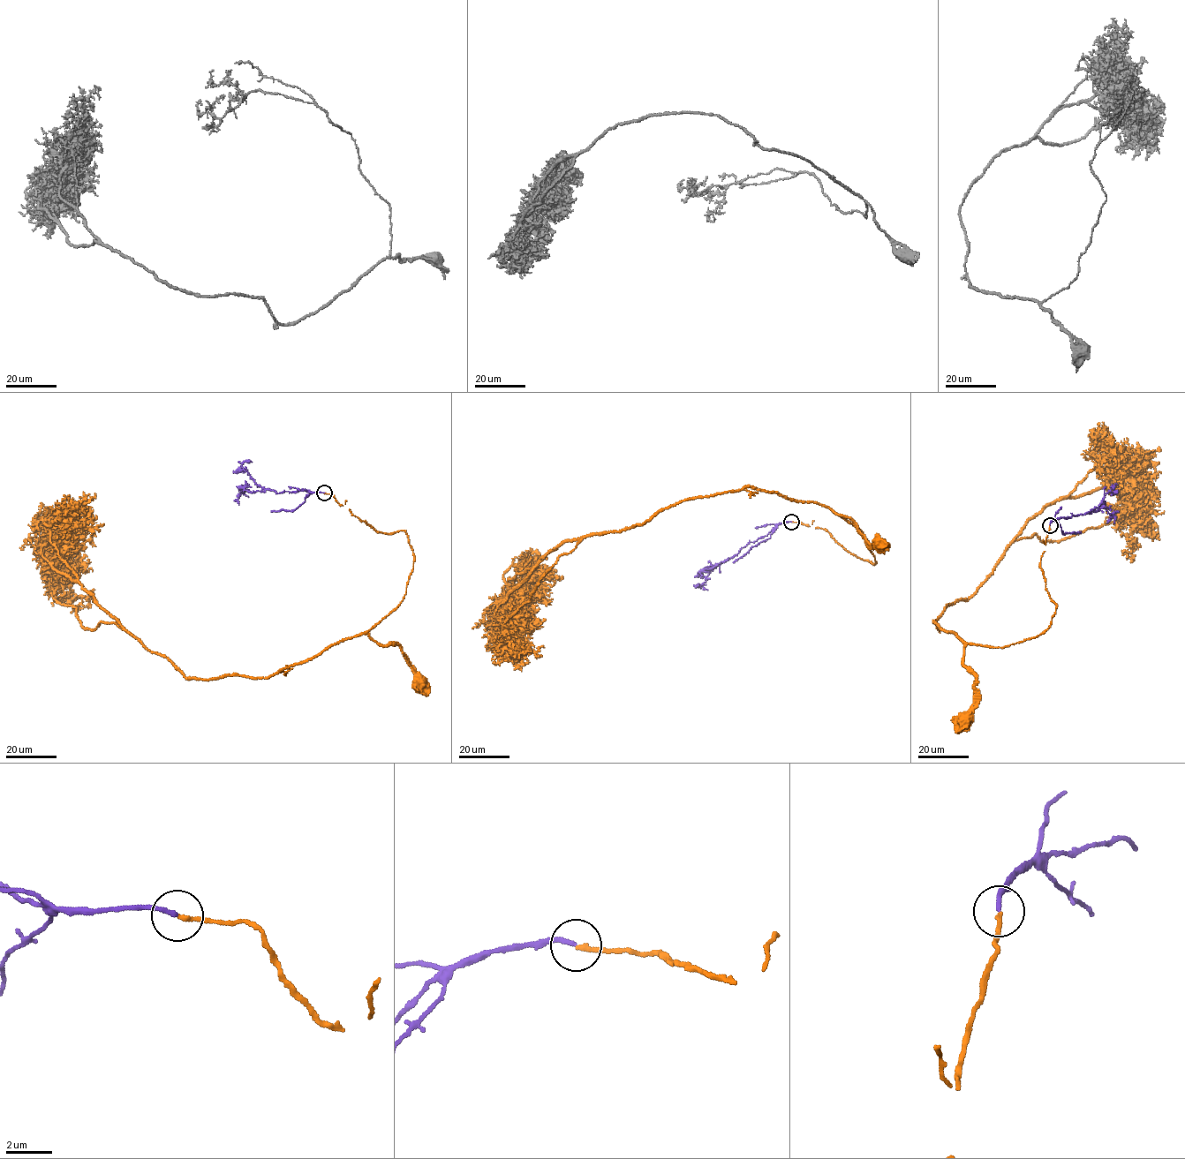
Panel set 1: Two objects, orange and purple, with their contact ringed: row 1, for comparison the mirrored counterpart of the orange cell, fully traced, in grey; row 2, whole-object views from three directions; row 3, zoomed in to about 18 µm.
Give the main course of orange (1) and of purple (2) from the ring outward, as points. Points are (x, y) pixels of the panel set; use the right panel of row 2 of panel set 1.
1: (1050, 524), (1039, 566), (1057, 605), (1050, 627), (1003, 647), (966, 644), (963, 664), (975, 676), (967, 718)
2: (1050, 524), (1052, 519), (1096, 511), (1101, 506), (1106, 507), (1110, 509), (1108, 513), (1113, 514), (1107, 523)

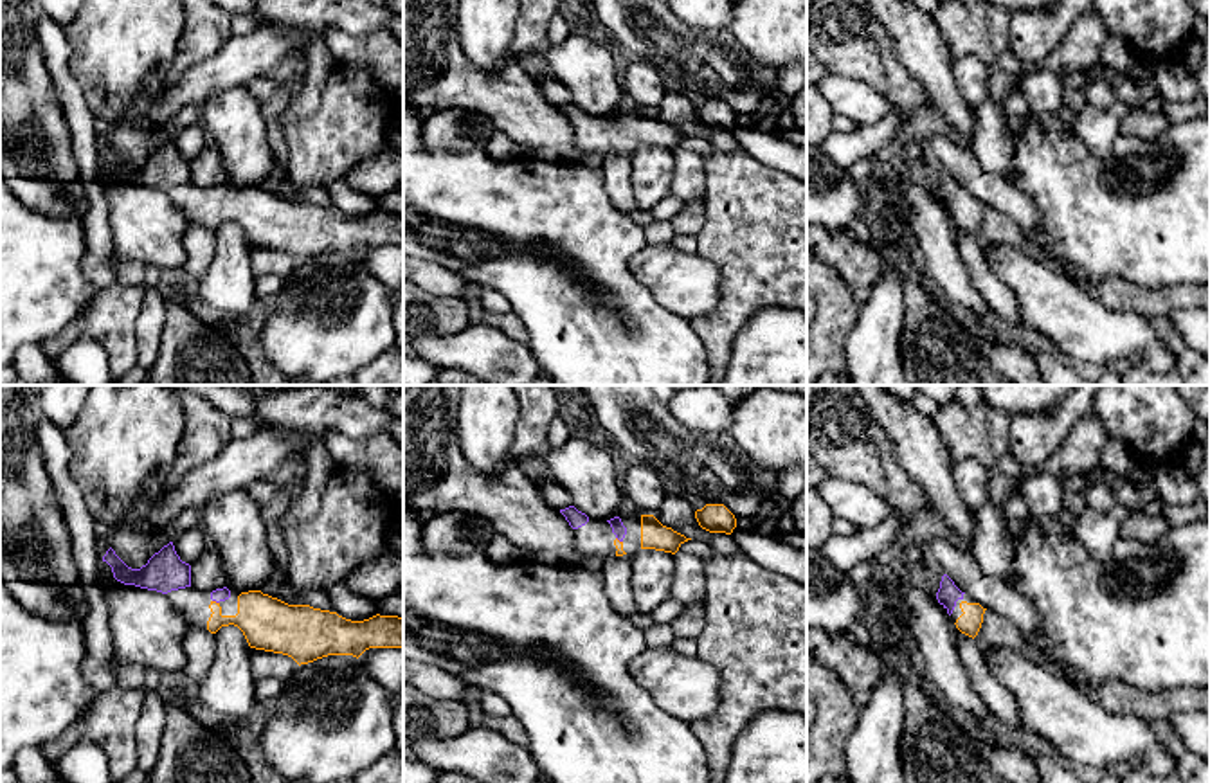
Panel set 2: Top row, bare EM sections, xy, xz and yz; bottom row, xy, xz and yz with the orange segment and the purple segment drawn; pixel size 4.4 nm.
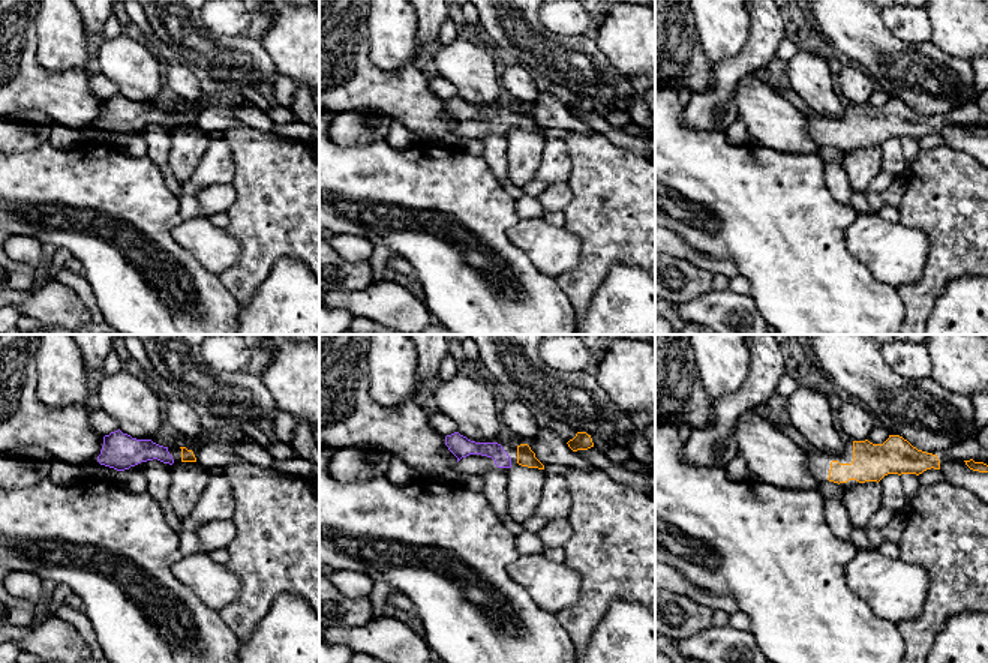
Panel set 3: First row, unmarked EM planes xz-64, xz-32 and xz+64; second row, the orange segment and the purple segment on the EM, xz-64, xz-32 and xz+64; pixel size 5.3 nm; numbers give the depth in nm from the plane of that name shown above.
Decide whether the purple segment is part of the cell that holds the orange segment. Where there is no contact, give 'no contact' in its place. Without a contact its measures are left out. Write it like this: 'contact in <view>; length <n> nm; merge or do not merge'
contact in xy; length 40 nm; merge

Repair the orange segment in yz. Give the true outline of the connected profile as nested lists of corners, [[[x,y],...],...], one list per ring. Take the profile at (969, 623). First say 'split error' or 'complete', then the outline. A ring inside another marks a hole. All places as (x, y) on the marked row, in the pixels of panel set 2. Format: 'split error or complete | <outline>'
complete | [[[962,601],[960,608],[963,614],[956,619],[954,625],[962,634],[974,639],[981,628],[983,614],[987,608],[983,608],[980,603],[967,601]]]

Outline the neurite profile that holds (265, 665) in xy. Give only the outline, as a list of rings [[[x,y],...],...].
[[[250,648],[250,662],[254,679],[279,679],[288,680],[299,666],[292,657],[265,650]]]

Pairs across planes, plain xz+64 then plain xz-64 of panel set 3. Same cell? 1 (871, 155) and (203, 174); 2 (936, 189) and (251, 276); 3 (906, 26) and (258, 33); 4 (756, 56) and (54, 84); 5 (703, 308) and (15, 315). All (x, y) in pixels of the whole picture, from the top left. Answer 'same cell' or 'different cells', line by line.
1: different cells
2: same cell
3: different cells
4: different cells
5: different cells

